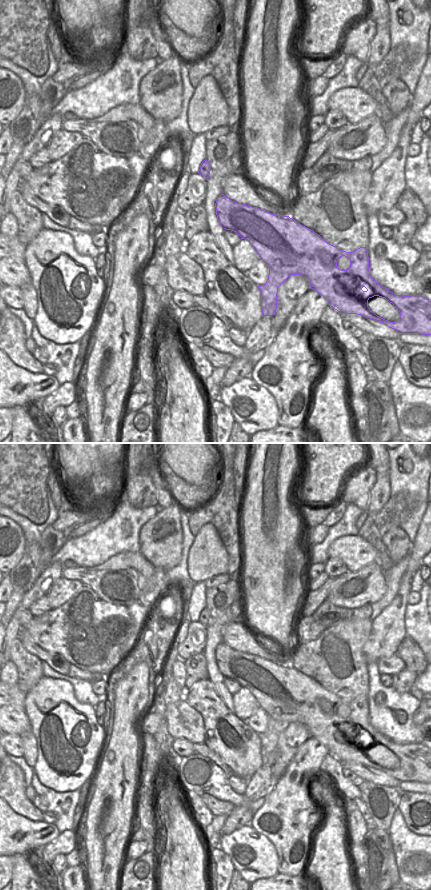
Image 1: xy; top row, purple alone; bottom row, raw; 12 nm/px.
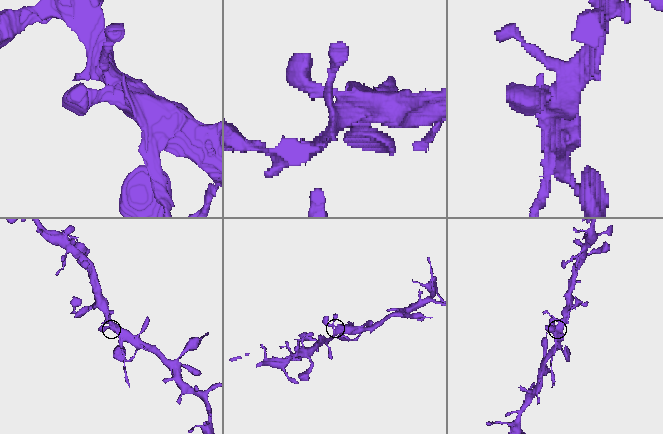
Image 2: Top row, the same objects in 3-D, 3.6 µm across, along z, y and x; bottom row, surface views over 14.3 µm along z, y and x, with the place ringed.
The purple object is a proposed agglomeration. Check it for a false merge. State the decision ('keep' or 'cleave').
cleave

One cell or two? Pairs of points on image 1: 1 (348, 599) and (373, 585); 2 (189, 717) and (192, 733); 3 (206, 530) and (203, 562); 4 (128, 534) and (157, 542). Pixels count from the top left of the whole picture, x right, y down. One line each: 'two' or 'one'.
1: one
2: one
3: one
4: two

